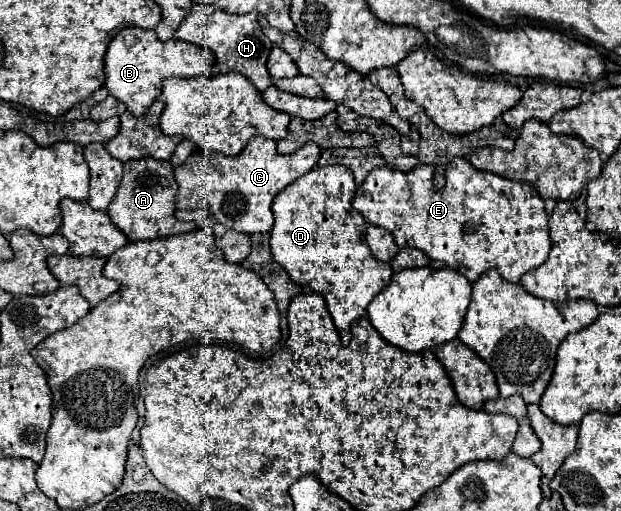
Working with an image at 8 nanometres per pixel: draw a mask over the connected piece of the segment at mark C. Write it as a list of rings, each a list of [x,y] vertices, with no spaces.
[[[255,136],[247,142],[245,150],[237,156],[225,156],[219,152],[203,152],[197,148],[183,164],[175,166],[175,180],[179,184],[177,192],[177,208],[193,210],[201,208],[201,202],[209,206],[215,218],[243,234],[259,234],[269,232],[273,228],[271,202],[273,198],[293,180],[311,172],[321,156],[321,148],[317,144],[305,144],[293,154],[279,154],[277,144],[263,136]]]

